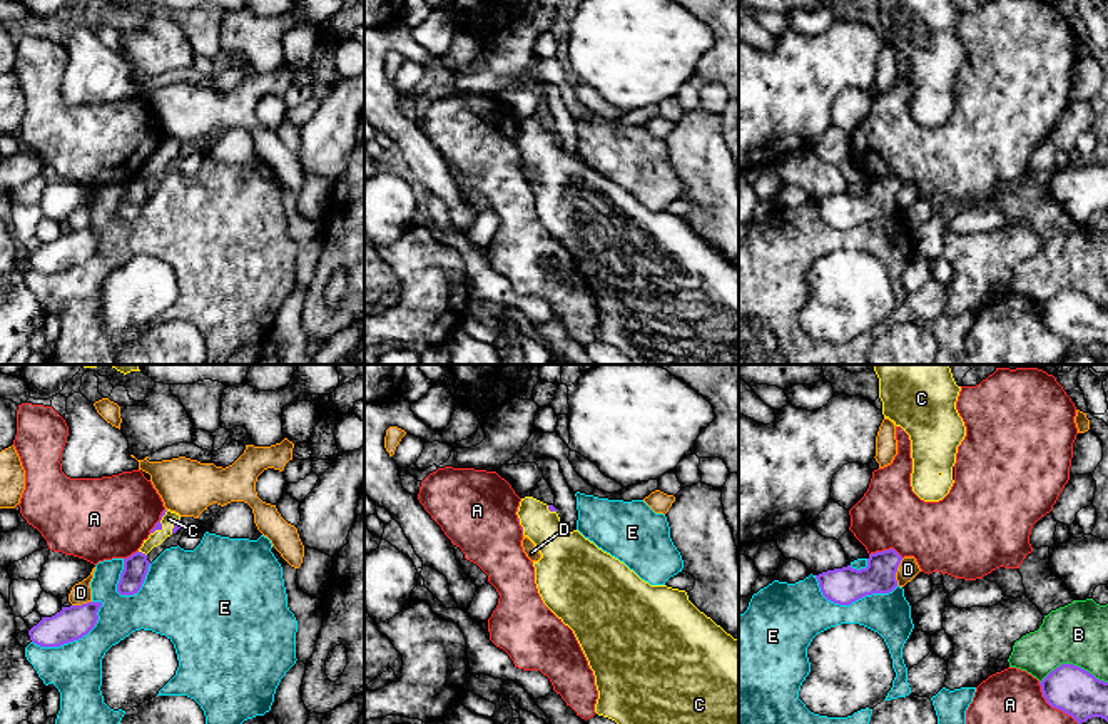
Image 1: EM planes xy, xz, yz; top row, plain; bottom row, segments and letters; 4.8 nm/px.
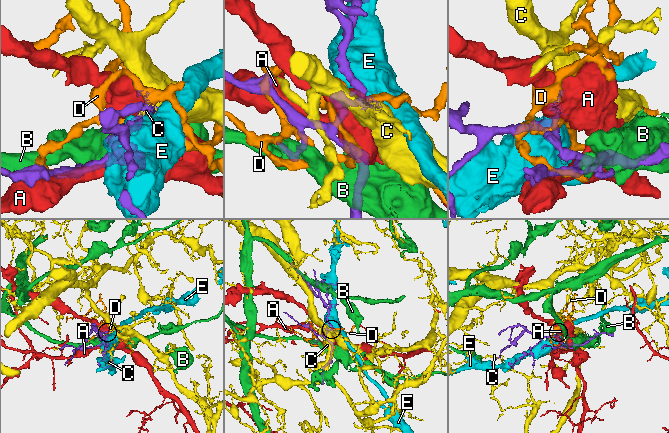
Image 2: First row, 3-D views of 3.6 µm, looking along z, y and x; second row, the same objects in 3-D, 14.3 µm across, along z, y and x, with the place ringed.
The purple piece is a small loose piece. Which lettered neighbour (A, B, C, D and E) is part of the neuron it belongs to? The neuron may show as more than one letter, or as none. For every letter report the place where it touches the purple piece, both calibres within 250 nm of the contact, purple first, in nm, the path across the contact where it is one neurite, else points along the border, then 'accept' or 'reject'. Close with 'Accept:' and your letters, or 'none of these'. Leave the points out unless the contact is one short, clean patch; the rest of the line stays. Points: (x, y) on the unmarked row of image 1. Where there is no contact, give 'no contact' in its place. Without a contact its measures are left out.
A: contact yz (1053, 331); calibres 220 and 440 nm; reject
B: contact yz (1073, 291); calibres 220 and 300 nm; reject
C: contact xy (141, 178); calibres 120 and 70 nm; accept
D: contact yz (896, 196); calibres 170 and 100 nm; reject
E: contact xy (74, 265); calibres 160 and 260 nm; reject
Accept: C

